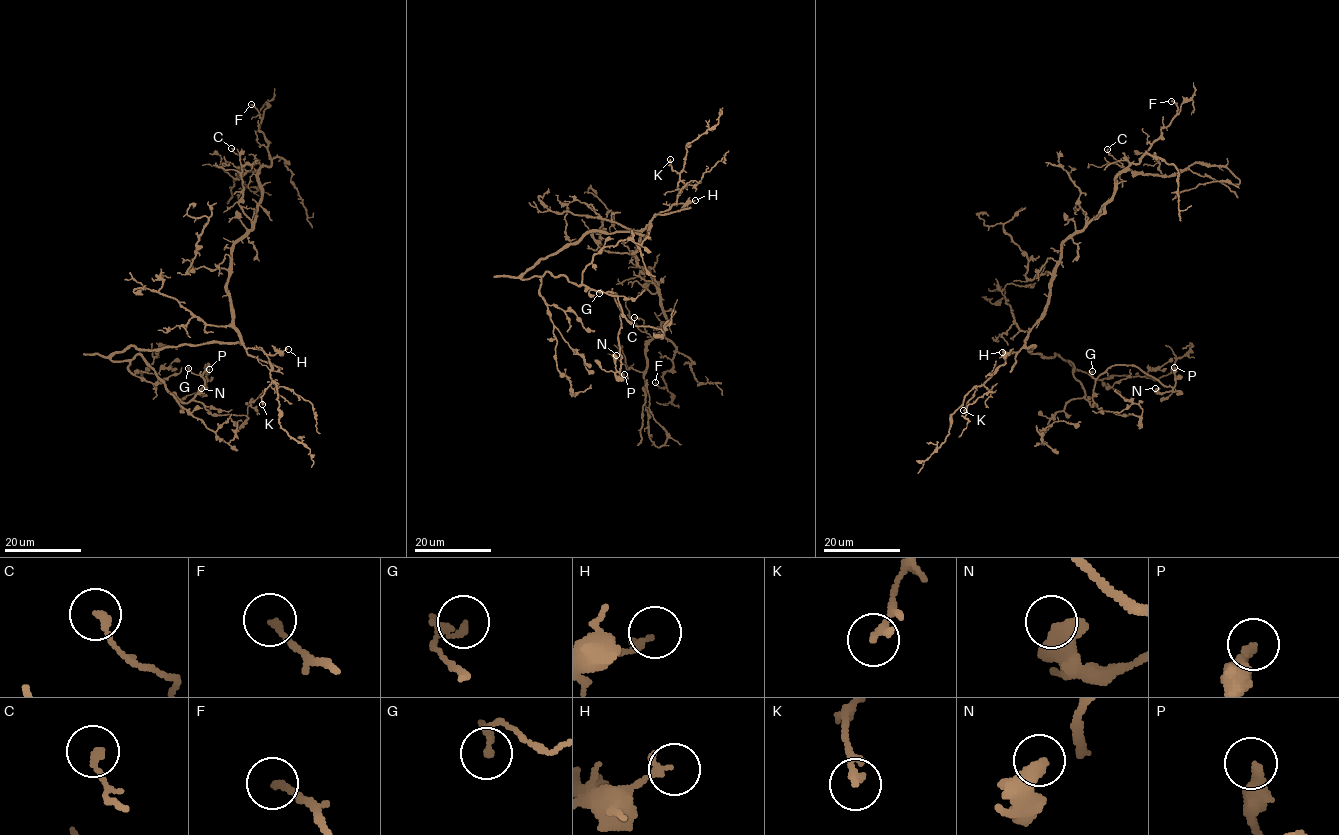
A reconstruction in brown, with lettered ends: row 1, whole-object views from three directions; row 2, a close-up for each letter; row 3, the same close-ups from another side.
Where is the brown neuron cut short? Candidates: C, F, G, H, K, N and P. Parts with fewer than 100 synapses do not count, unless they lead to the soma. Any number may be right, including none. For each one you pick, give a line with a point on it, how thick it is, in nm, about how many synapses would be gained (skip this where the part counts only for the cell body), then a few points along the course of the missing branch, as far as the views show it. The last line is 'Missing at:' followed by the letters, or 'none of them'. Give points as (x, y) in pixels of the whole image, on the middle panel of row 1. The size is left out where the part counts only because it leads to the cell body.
Missing at: none of them

